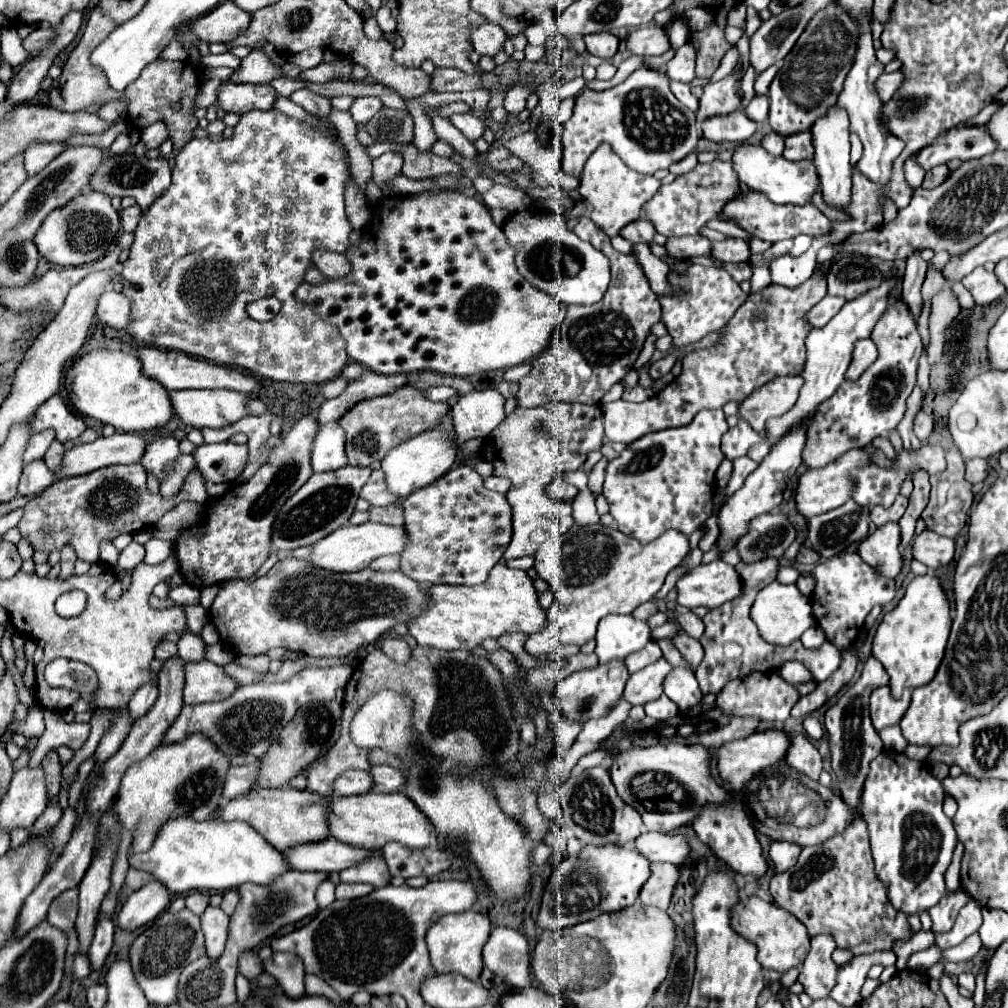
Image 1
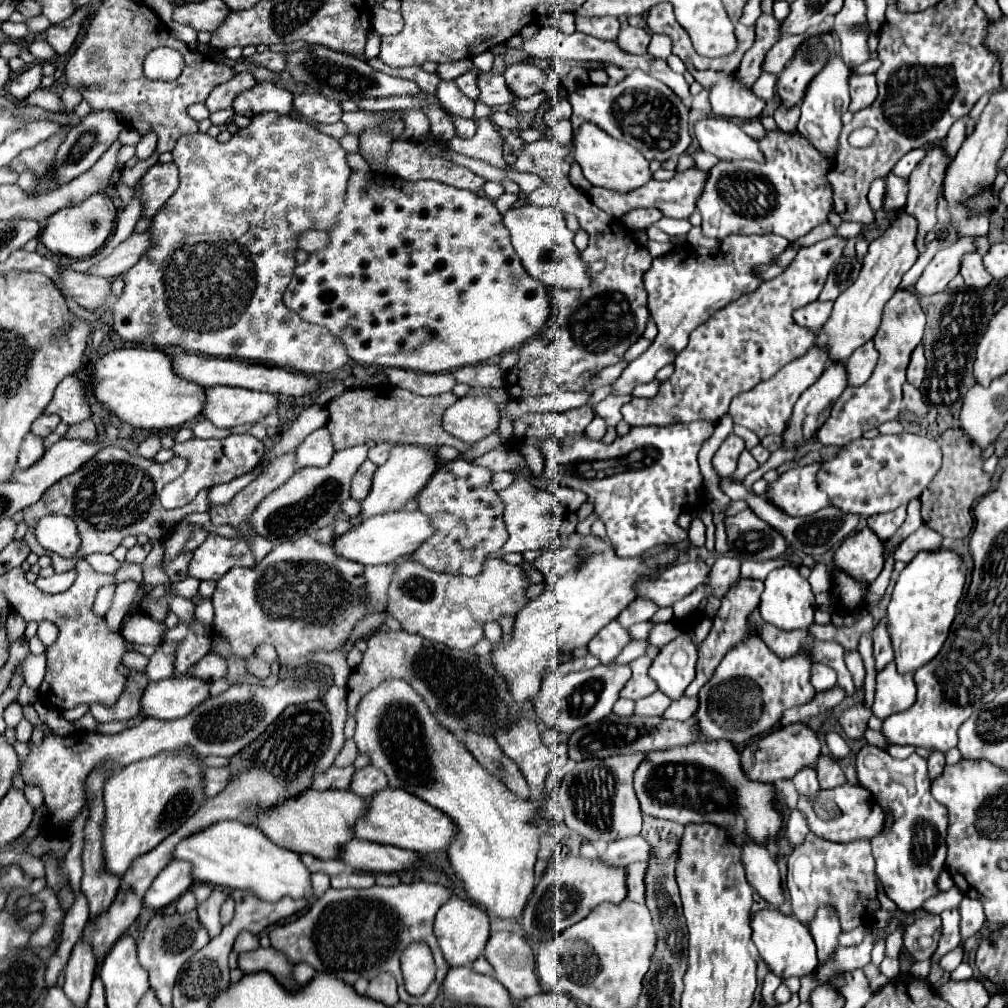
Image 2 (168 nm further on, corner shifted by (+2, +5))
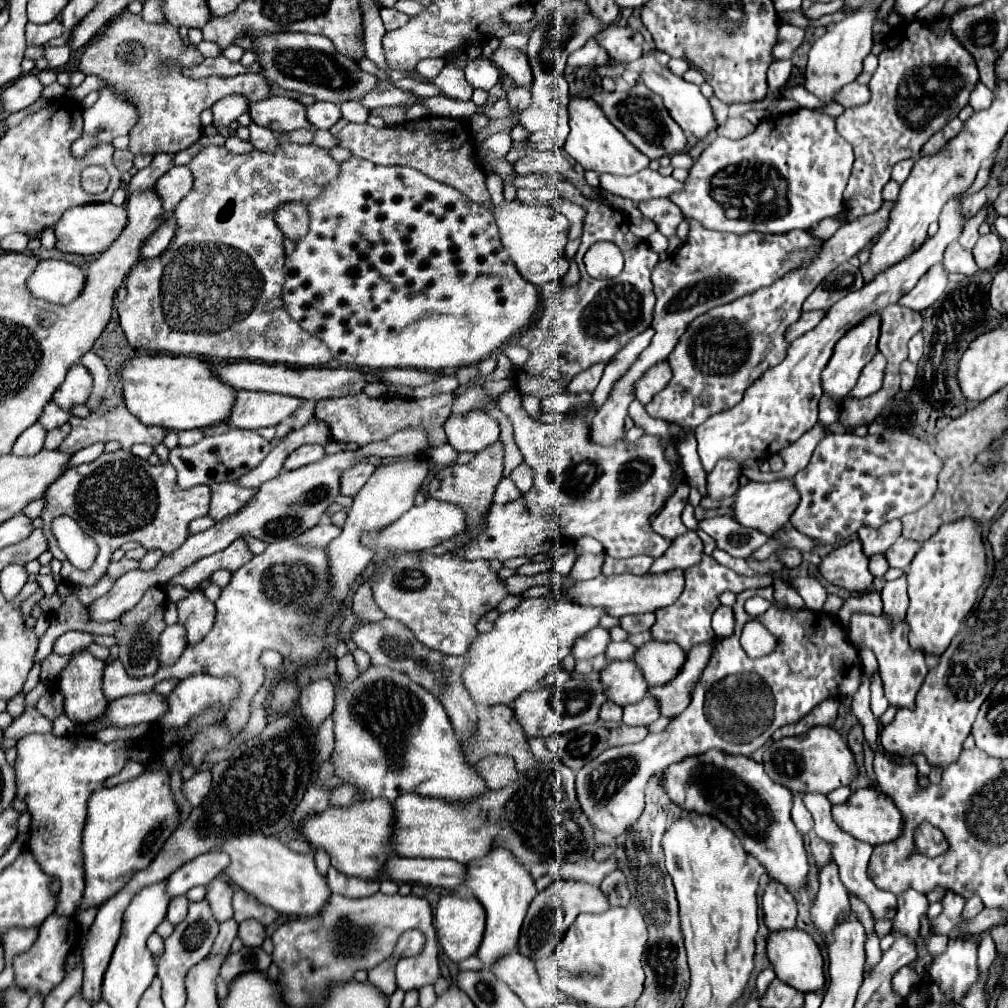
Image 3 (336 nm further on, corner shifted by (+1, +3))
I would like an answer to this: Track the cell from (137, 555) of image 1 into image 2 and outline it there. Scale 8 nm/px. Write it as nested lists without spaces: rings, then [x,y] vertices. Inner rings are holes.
[[[148,542],[148,544],[136,544],[132,550],[128,550],[128,554],[126,554],[126,562],[134,562],[134,564],[142,564],[144,560],[146,560],[146,556],[148,556],[148,552],[152,550],[152,544]]]

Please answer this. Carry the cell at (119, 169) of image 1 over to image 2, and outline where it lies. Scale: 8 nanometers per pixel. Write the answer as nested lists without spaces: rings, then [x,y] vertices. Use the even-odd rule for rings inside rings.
[[[174,162],[154,164],[140,180],[140,186],[142,186],[140,198],[144,202],[144,218],[152,218],[180,186],[176,164]]]

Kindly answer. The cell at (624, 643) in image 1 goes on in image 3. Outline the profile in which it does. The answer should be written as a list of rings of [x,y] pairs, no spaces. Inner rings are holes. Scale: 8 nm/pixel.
[[[597,626],[591,632],[587,632],[587,636],[579,638],[573,646],[573,656],[575,658],[595,658],[599,654],[605,654],[607,646],[611,642],[609,630]]]

